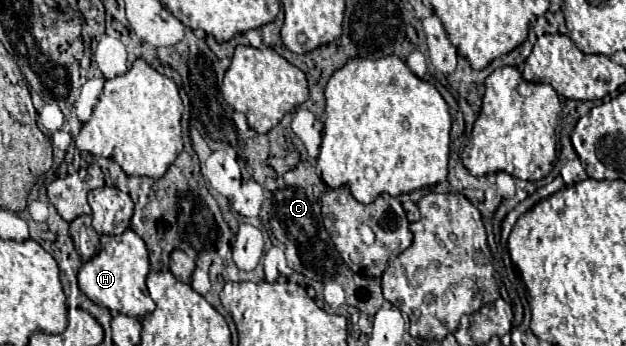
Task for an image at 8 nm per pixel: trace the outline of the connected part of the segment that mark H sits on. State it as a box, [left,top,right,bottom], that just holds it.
[77,229,155,319]

